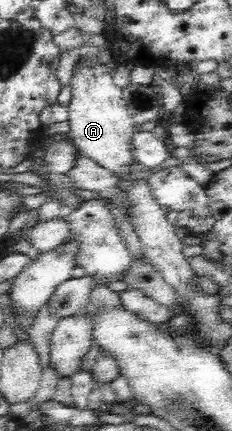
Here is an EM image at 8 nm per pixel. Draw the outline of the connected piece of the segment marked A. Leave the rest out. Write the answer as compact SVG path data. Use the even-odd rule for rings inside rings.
M81 56L73 67L71 100L69 102L69 140L98 165L118 177L128 175L128 165L135 162L132 138L136 124L123 100L123 89L114 84L112 73L96 57Z

